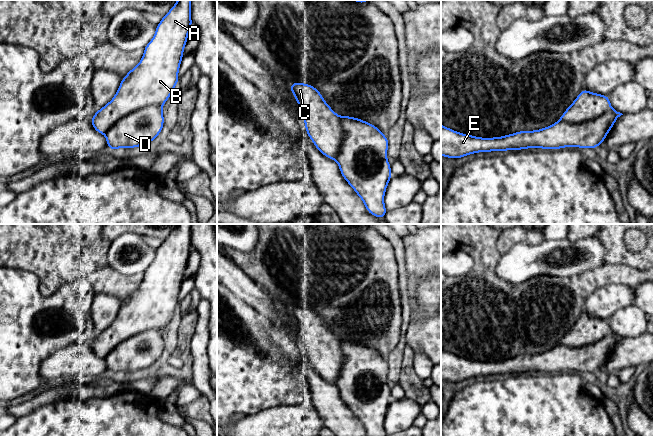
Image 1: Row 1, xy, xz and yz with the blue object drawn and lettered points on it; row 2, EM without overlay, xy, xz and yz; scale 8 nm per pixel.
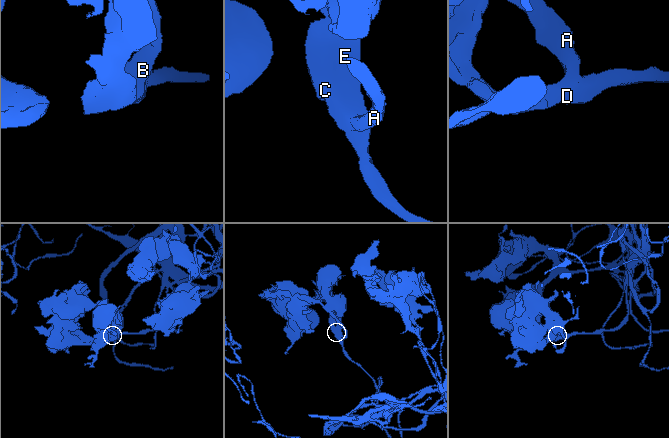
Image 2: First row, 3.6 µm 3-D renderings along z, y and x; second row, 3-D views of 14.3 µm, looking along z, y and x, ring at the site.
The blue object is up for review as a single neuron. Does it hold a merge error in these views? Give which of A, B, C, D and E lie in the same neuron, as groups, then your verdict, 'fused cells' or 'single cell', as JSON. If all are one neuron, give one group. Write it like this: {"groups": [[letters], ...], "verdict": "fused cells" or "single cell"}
{"groups": [["A", "B", "C", "D", "E"]], "verdict": "single cell"}

